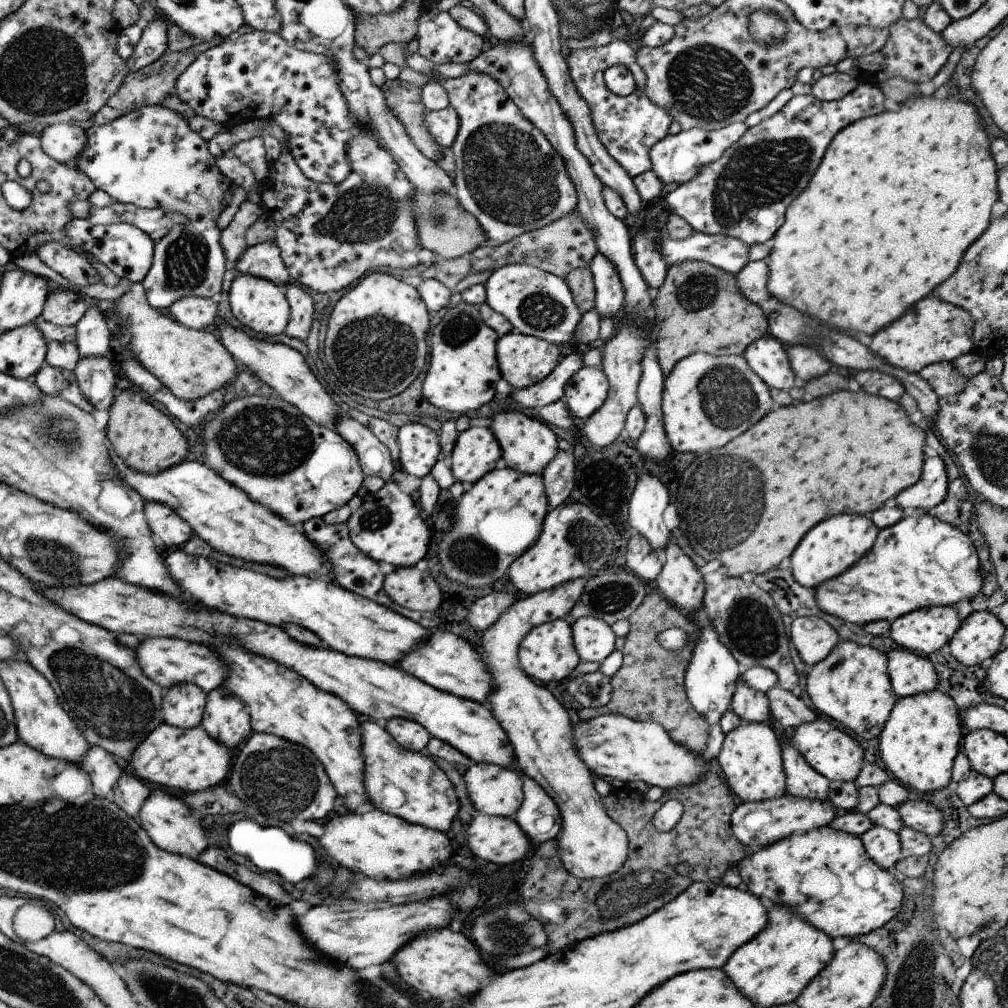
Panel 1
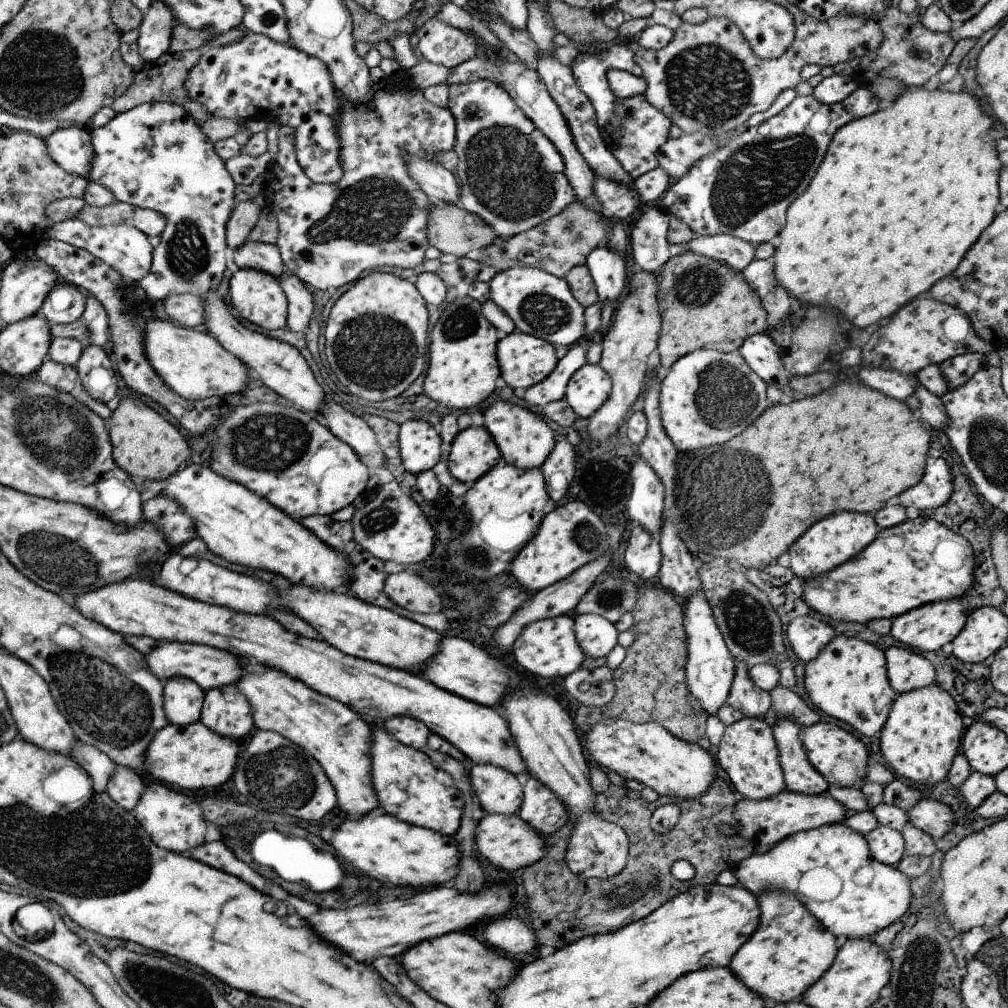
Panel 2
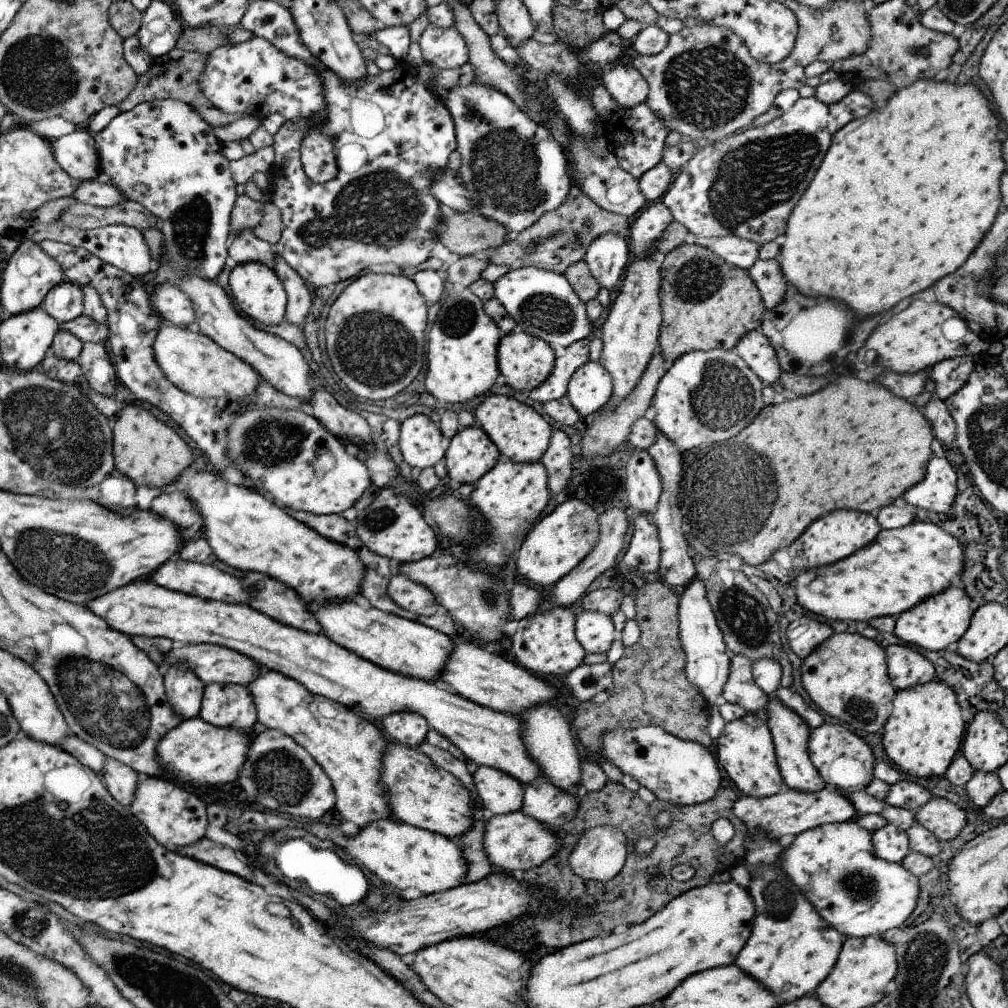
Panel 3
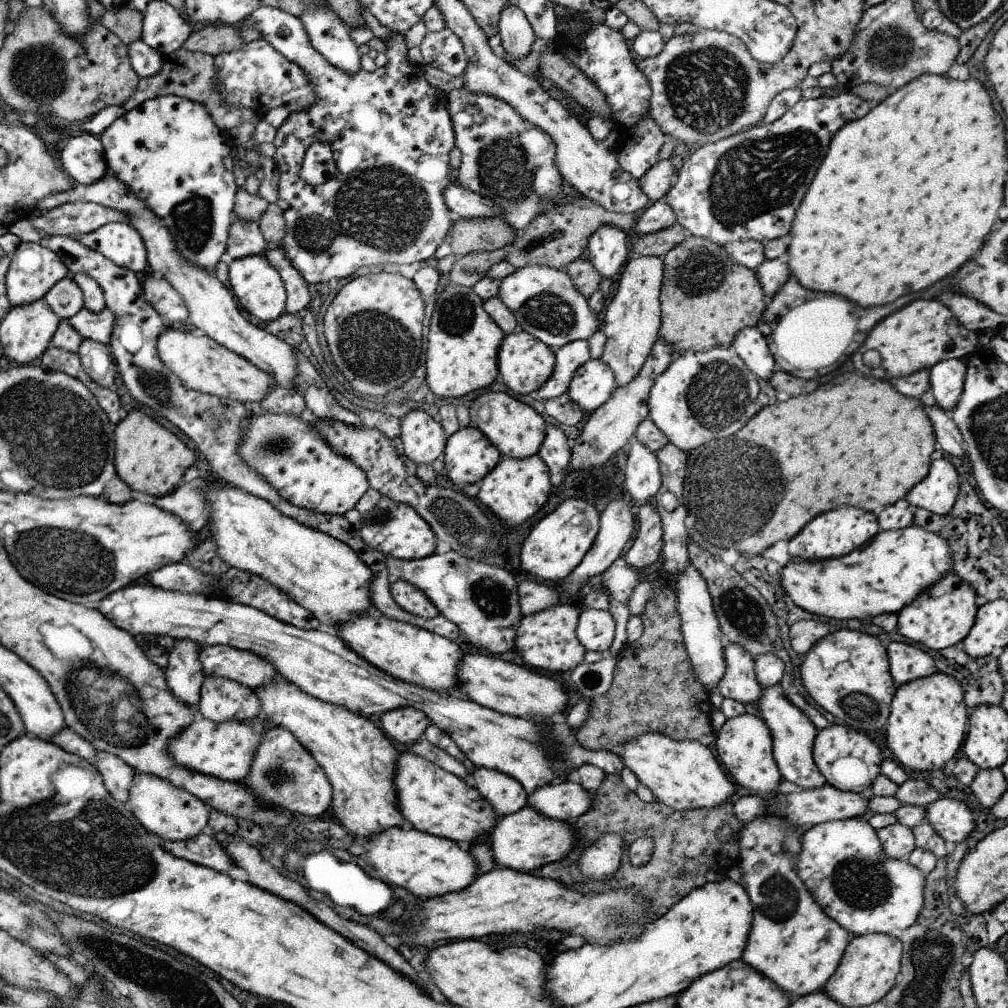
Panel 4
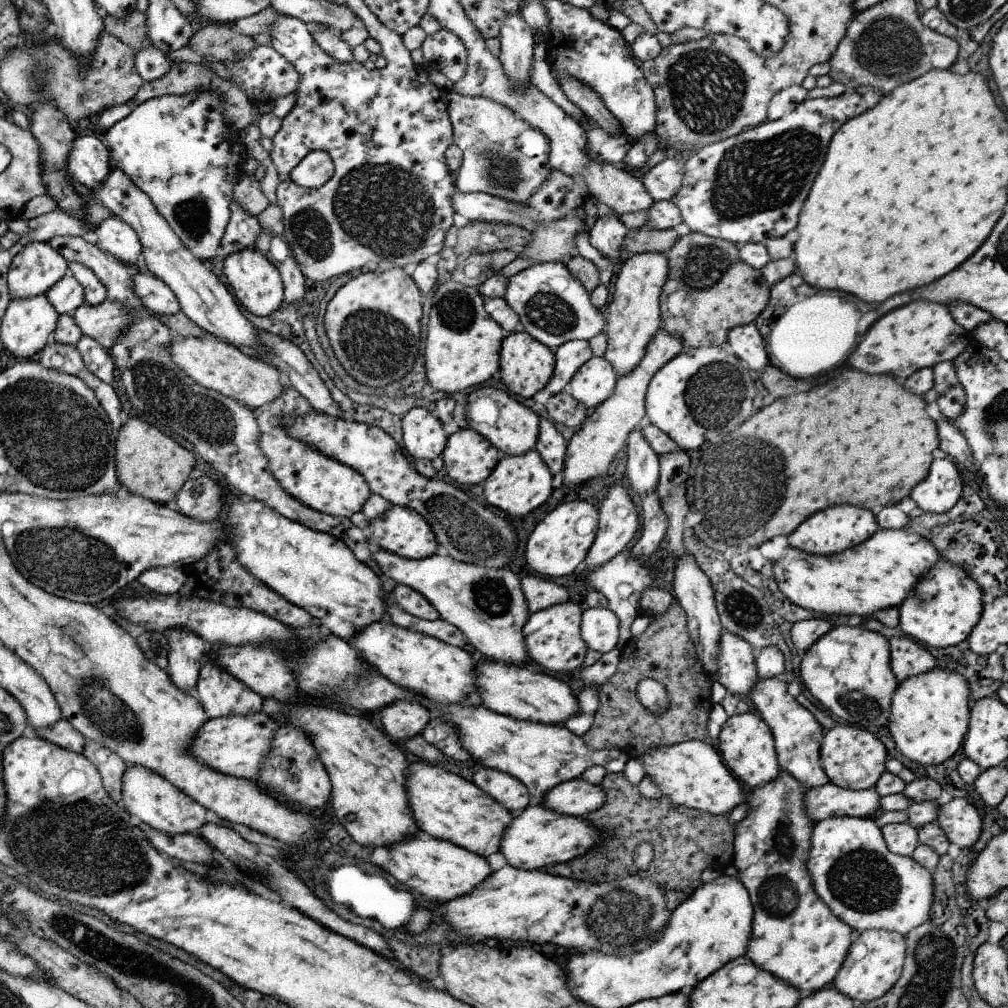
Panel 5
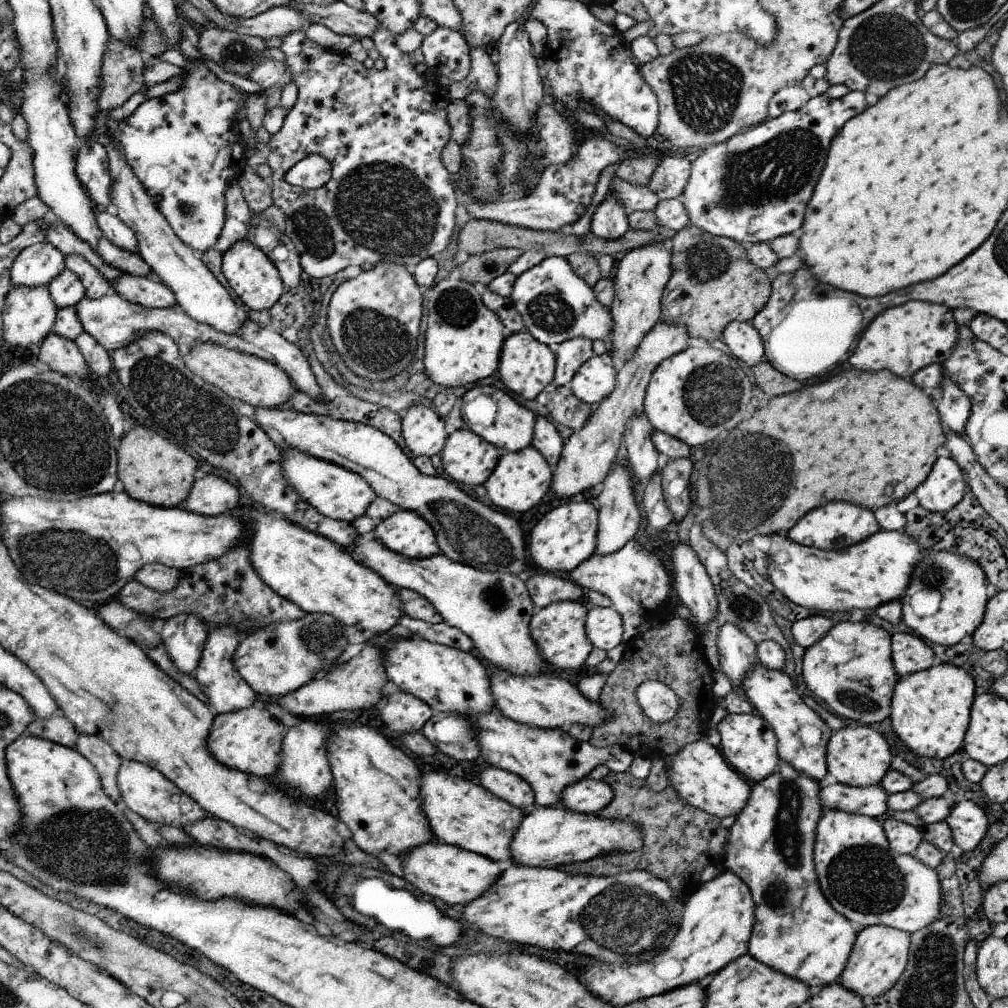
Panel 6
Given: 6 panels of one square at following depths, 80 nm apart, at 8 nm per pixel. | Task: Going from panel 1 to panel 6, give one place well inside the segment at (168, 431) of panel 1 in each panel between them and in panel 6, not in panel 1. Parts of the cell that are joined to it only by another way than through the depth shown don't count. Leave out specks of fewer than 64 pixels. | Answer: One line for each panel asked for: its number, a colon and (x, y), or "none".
2: (145, 445)
3: (149, 453)
4: (150, 459)
5: (150, 464)
6: (153, 470)

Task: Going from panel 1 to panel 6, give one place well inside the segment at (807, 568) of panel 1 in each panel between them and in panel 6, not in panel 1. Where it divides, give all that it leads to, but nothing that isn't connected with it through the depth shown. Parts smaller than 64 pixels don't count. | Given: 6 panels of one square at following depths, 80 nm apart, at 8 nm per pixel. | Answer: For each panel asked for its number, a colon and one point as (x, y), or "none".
2: (827, 544)
3: (836, 535)
4: (832, 534)
5: (834, 529)
6: (837, 525)

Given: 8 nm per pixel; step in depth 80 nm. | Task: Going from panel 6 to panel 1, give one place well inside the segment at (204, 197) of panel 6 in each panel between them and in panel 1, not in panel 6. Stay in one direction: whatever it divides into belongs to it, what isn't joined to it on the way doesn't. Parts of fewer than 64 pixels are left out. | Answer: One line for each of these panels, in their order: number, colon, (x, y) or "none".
1: (150, 156)
2: (155, 156)
3: (162, 154)
4: (170, 152)
5: (179, 149)

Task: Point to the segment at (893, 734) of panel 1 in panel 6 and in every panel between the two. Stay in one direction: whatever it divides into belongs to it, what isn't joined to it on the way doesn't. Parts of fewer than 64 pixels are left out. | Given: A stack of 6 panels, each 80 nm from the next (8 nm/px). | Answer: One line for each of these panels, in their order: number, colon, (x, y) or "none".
2: (924, 730)
3: (924, 733)
4: (928, 722)
5: (929, 719)
6: (930, 710)

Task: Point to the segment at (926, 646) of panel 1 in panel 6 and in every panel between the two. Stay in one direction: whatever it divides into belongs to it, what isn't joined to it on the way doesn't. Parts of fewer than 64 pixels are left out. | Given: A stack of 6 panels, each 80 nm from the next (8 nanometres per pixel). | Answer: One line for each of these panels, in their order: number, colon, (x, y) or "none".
2: (929, 627)
3: (941, 619)
4: (941, 616)
5: (946, 604)
6: (946, 599)

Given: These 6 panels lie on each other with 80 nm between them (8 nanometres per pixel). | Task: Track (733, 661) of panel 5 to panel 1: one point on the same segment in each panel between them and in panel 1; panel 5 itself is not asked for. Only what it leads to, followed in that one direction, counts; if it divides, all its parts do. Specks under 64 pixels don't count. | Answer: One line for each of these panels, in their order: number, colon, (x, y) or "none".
1: (752, 706)
2: (752, 701)
3: (740, 688)
4: (739, 682)

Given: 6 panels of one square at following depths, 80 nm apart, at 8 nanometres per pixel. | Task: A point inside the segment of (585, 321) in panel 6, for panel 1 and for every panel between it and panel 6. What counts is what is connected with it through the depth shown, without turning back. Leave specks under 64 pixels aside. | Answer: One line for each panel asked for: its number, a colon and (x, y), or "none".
1: (538, 303)
2: (541, 304)
3: (542, 302)
4: (546, 304)
5: (554, 307)

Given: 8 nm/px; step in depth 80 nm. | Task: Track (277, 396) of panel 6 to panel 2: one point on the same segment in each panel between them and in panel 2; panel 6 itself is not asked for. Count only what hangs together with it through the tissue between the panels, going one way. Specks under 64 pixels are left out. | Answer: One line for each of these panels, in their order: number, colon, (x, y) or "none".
2: (195, 364)
3: (193, 361)
4: (203, 364)
5: (215, 364)

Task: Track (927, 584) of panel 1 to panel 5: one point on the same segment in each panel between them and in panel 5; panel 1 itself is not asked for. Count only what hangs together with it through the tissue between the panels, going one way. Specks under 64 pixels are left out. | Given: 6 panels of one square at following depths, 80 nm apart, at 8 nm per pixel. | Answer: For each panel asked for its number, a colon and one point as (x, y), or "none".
2: (920, 561)
3: (902, 566)
4: (887, 573)
5: (881, 572)

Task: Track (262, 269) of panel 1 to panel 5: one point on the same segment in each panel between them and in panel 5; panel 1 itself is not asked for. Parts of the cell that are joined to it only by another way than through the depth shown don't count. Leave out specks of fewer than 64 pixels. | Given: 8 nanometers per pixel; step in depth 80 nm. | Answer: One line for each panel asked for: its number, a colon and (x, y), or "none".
2: (266, 257)
3: (244, 247)
4: (245, 238)
5: (242, 230)

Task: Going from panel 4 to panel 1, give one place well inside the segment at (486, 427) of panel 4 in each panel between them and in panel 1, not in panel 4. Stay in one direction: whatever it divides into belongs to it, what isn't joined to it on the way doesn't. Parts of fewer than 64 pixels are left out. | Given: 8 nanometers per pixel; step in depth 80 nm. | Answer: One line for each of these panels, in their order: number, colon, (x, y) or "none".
1: (528, 444)
2: (525, 439)
3: (521, 433)

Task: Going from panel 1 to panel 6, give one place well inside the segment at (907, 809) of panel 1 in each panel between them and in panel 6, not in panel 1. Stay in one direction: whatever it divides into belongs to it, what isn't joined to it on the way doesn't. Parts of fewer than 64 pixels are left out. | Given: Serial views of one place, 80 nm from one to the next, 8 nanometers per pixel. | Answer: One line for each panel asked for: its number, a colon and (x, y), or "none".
2: (936, 818)
3: (945, 819)
4: (952, 818)
5: (962, 823)
6: (969, 824)

